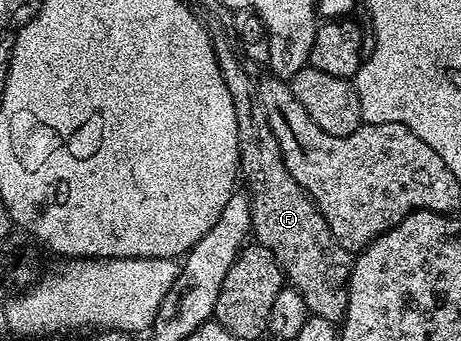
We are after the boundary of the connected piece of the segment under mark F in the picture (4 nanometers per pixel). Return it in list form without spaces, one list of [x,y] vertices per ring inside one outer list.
[[[208,16],[205,24],[221,67],[221,79],[225,79],[225,87],[229,87],[229,99],[233,99],[233,111],[237,115],[239,167],[242,180],[247,180],[245,189],[251,199],[254,240],[273,251],[290,288],[297,290],[305,299],[308,314],[342,322],[349,303],[347,288],[351,282],[353,255],[341,247],[337,239],[333,239],[329,223],[325,223],[311,196],[304,191],[301,183],[297,183],[297,179],[293,179],[293,175],[289,175],[277,135],[273,135],[273,127],[269,127],[269,115],[265,115],[265,103],[261,103],[256,78],[251,78],[250,71],[246,69],[248,66],[237,52],[228,30],[227,33],[223,30],[226,29],[224,22]]]

